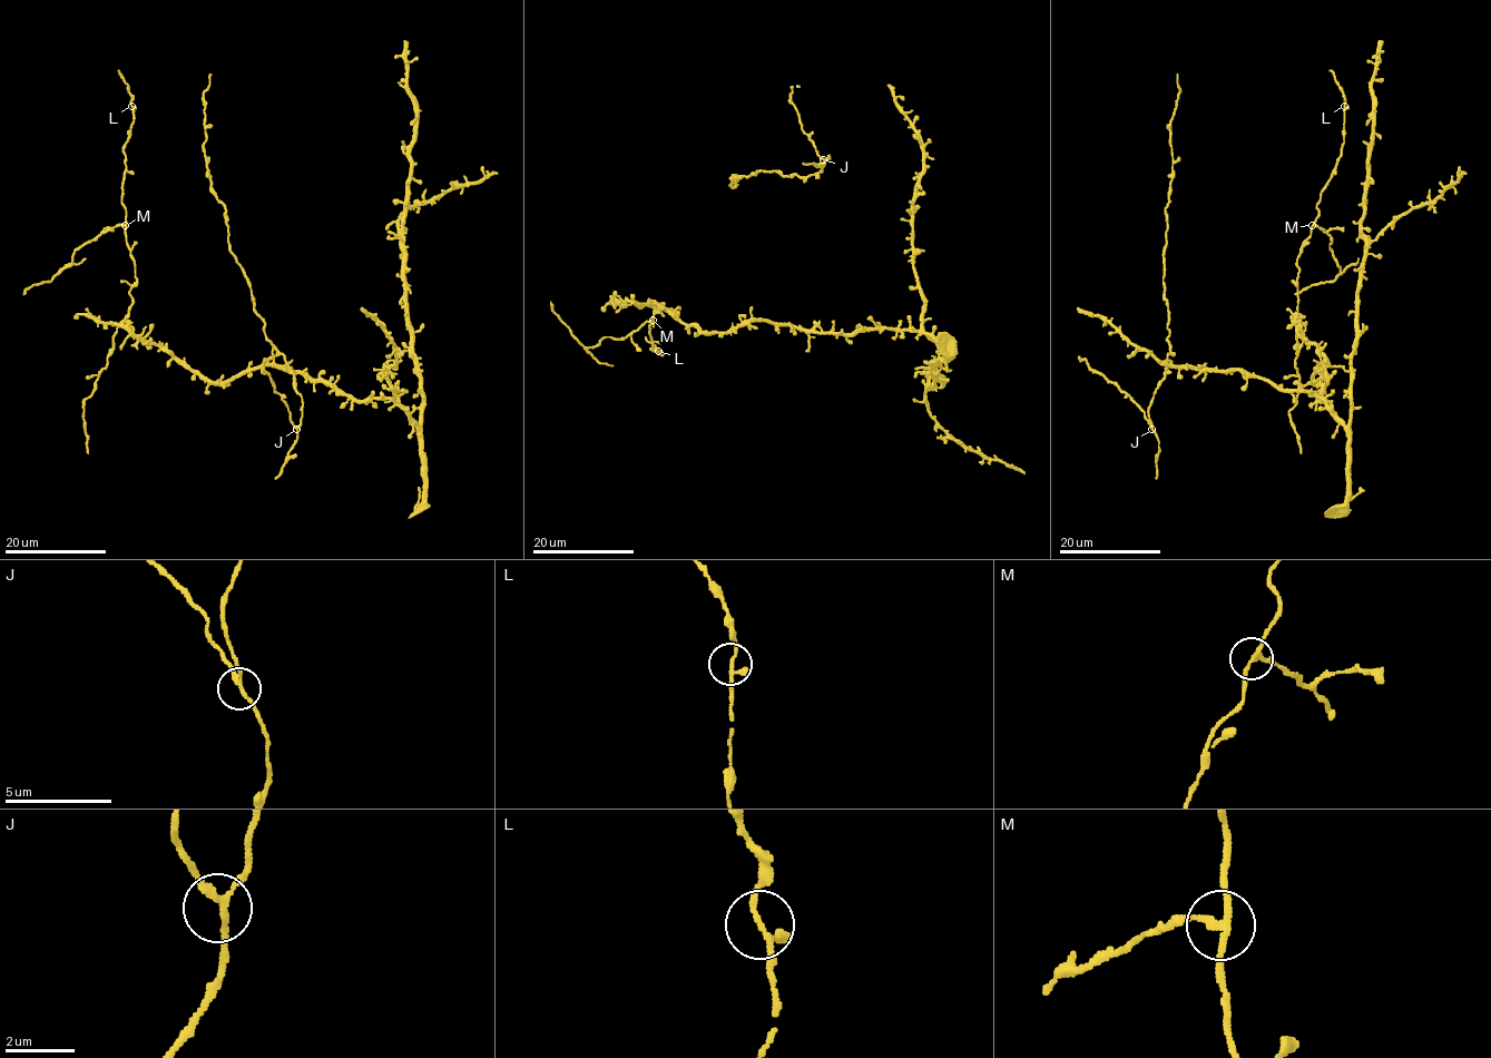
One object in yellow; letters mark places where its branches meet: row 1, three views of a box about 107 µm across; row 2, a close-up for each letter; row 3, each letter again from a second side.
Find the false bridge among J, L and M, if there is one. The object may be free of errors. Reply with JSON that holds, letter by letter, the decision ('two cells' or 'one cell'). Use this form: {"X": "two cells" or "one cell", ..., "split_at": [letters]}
{"J": "one cell", "L": "one cell", "M": "two cells", "split_at": ["M"]}

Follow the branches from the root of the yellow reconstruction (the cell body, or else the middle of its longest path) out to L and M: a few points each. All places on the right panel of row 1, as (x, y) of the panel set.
L: (1322, 400), (1326, 375), (1313, 373), (1324, 358), (1297, 332), (1297, 257), (1342, 150), (1344, 106)
M: (1322, 400), (1326, 375), (1313, 373), (1324, 358), (1297, 332), (1297, 257), (1313, 225)

